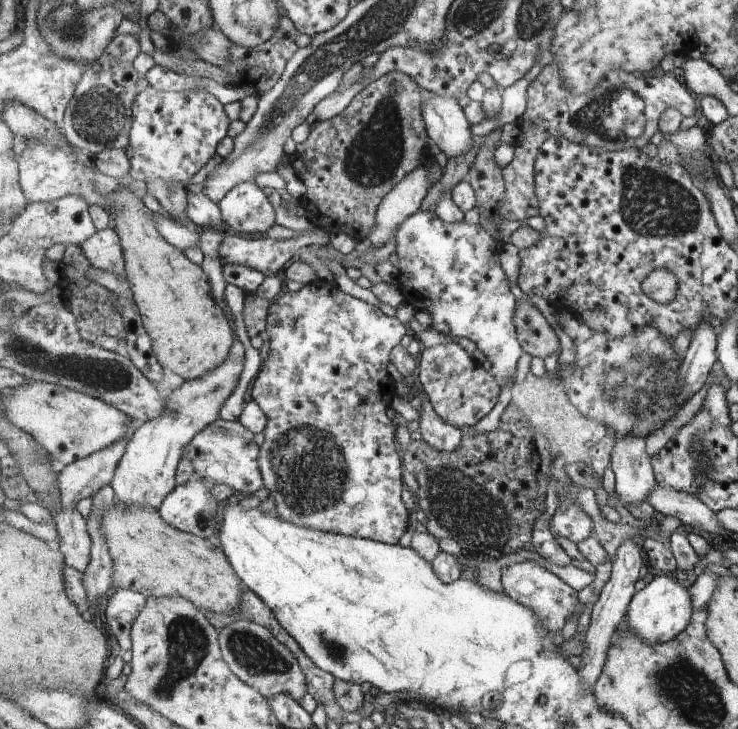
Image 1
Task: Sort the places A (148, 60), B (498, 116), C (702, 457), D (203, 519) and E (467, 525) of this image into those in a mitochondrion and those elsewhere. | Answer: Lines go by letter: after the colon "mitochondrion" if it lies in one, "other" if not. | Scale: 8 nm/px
A: other
B: other
C: mitochondrion
D: mitochondrion
E: mitochondrion

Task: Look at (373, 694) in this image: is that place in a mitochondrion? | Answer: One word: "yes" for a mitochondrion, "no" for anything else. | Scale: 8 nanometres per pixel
no

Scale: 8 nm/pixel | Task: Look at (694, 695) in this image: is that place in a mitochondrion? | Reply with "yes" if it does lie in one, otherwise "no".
yes

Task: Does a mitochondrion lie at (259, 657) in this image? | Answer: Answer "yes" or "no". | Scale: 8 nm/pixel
yes

